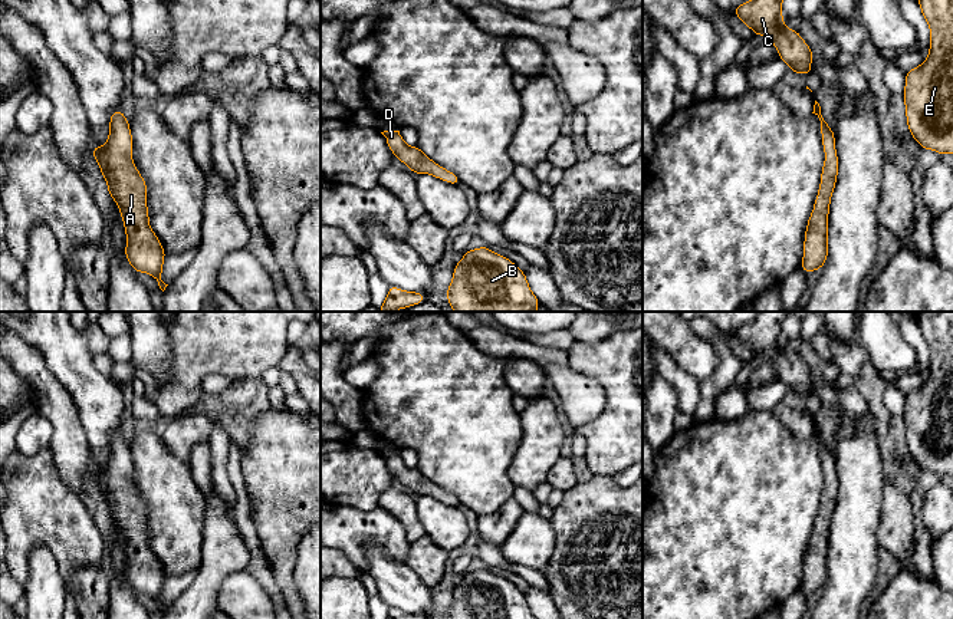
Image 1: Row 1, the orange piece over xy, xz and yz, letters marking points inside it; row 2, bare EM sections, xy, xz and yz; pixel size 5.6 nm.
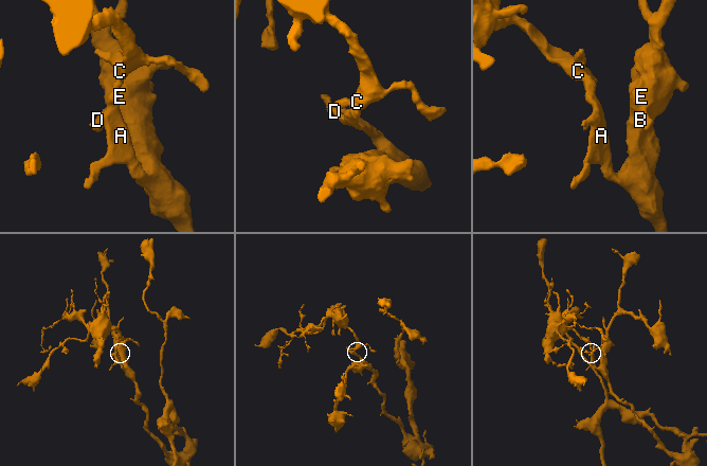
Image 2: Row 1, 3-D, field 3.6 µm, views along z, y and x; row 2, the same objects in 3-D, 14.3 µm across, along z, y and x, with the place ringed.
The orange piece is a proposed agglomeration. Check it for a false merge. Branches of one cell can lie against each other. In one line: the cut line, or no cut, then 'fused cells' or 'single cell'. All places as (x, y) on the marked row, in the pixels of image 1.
no cut; single cell

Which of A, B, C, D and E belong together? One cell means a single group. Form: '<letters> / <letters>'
A B C D E

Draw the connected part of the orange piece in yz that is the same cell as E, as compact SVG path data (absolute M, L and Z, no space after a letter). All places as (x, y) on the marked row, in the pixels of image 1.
M953 0L917 1L930 27L930 52L920 66L906 72L907 126L921 149L953 155Z

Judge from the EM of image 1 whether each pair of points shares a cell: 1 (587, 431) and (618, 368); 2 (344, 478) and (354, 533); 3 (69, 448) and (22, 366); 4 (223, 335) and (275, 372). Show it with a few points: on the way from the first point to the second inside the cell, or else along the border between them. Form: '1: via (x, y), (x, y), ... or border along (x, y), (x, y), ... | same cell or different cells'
1: via (604, 421), (618, 407), (618, 385) | same cell
2: border along (335, 504), (348, 504), (362, 510), (378, 507) | different cells
3: via (66, 427), (61, 411), (43, 384) | same cell
4: border along (278, 365), (269, 366), (260, 375) | different cells

